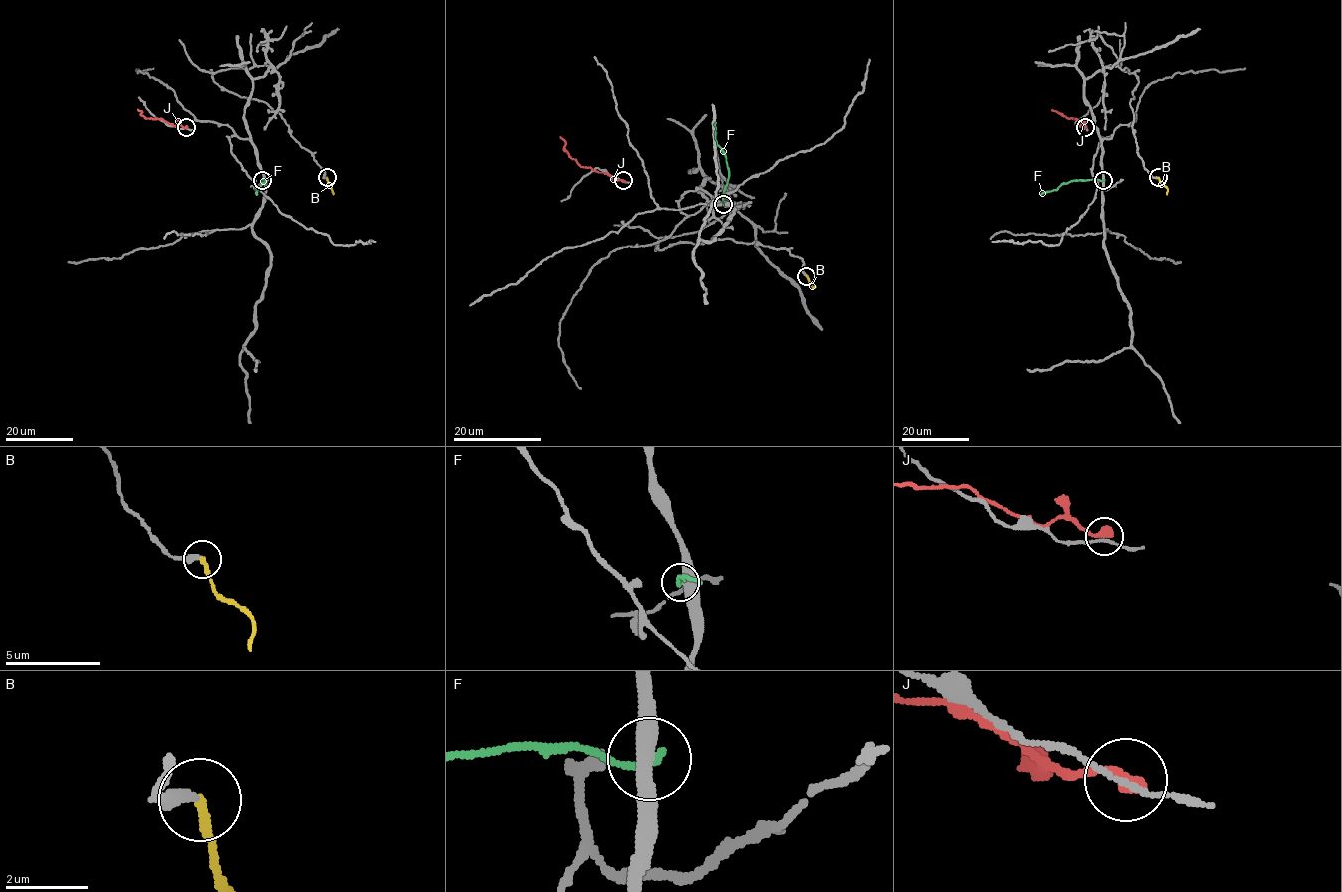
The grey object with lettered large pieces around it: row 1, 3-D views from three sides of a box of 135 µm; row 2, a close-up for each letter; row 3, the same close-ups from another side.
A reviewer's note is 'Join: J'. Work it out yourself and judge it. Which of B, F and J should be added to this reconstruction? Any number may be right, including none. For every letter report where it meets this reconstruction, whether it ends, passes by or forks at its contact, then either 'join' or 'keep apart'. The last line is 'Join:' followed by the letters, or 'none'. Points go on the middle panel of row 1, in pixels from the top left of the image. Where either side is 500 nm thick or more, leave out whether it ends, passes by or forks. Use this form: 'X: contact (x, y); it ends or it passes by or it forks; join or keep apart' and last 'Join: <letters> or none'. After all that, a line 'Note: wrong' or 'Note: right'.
B: contact (806, 276); it ends; join
F: contact (723, 204); it ends; keep apart
J: contact (623, 180); it ends; keep apart
Join: B
Note: wrong

